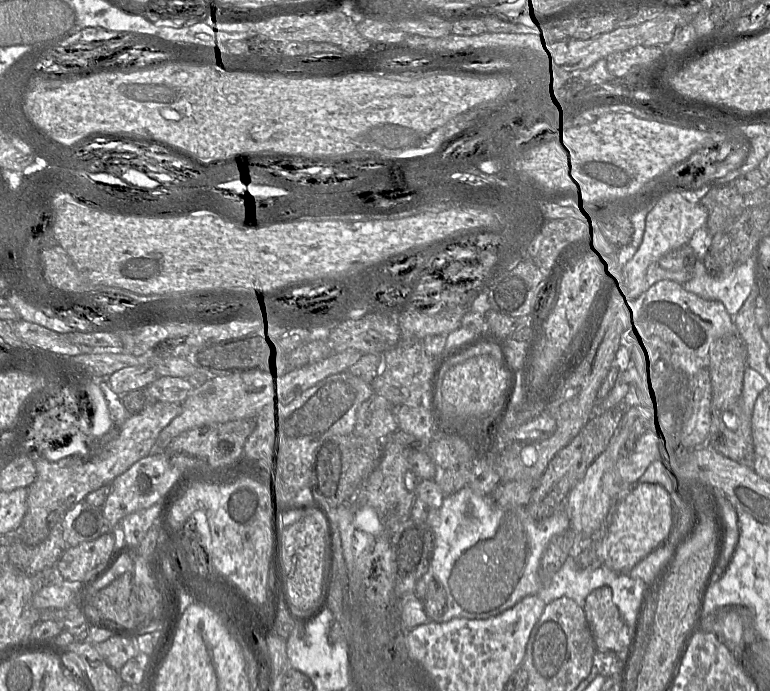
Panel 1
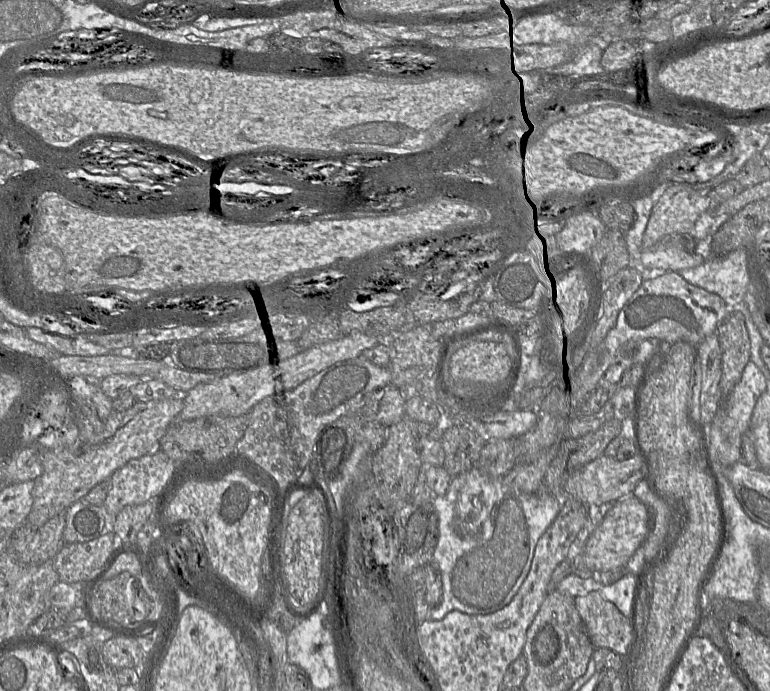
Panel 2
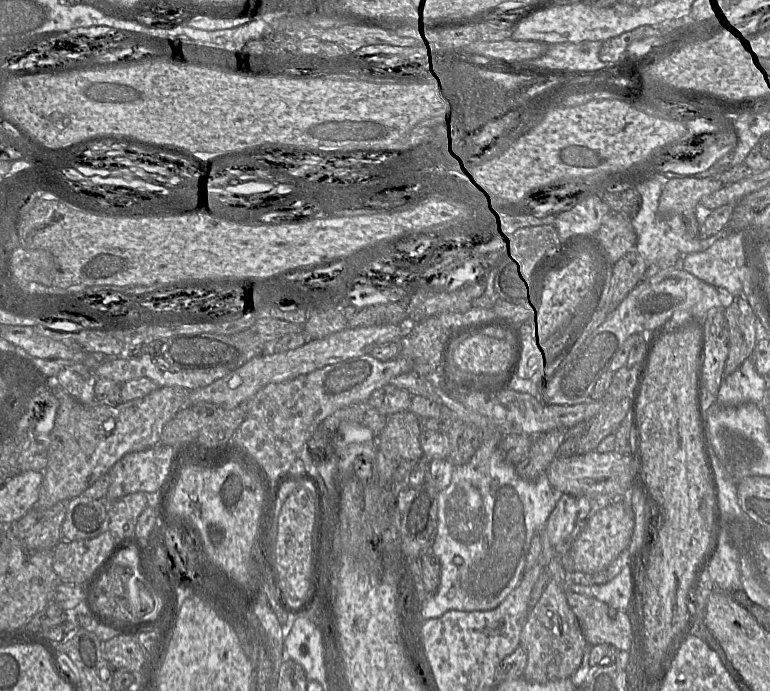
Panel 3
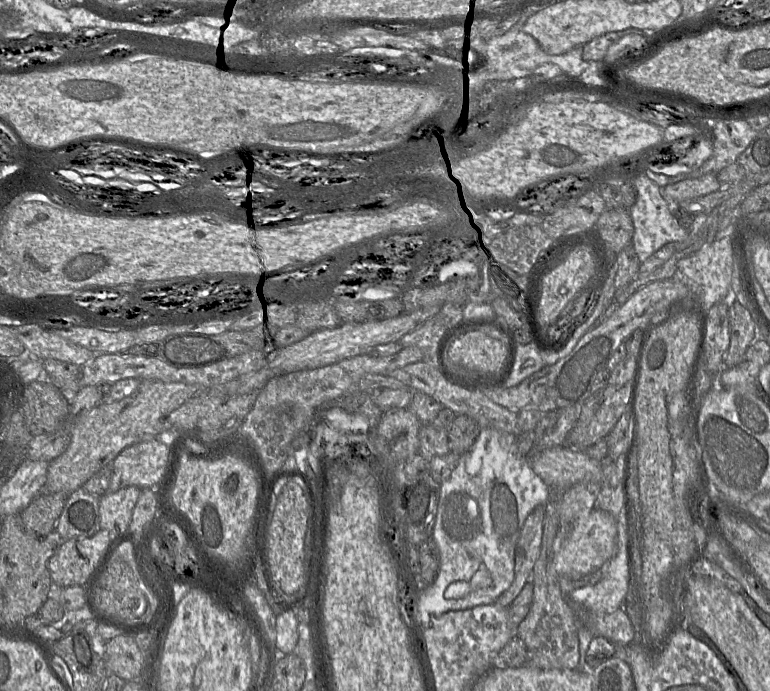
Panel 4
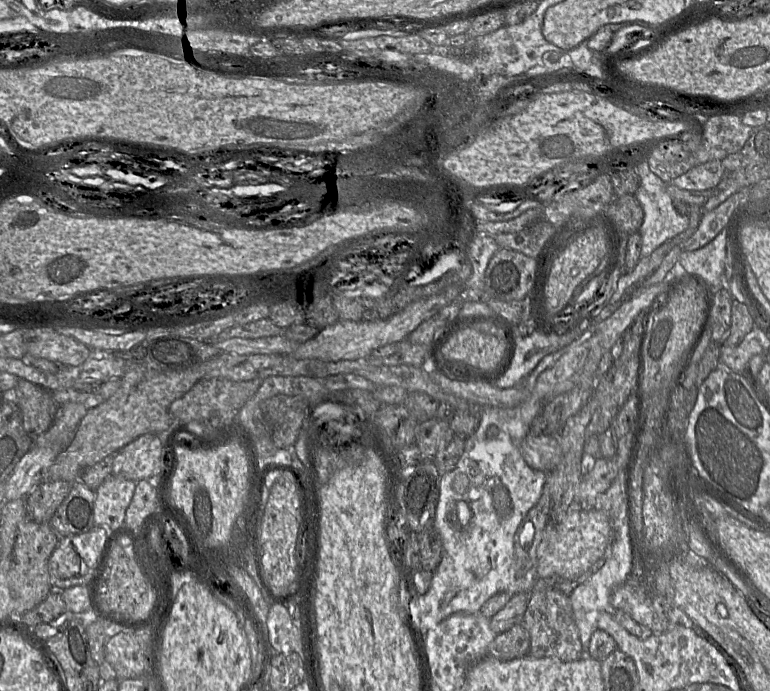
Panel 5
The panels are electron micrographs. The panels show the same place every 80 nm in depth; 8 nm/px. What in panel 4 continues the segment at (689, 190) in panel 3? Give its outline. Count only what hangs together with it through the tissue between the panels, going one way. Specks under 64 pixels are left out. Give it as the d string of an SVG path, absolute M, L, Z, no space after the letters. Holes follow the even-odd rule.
M708 173L669 184L663 188L663 195L670 202L678 204L717 191L719 188L717 173Z

